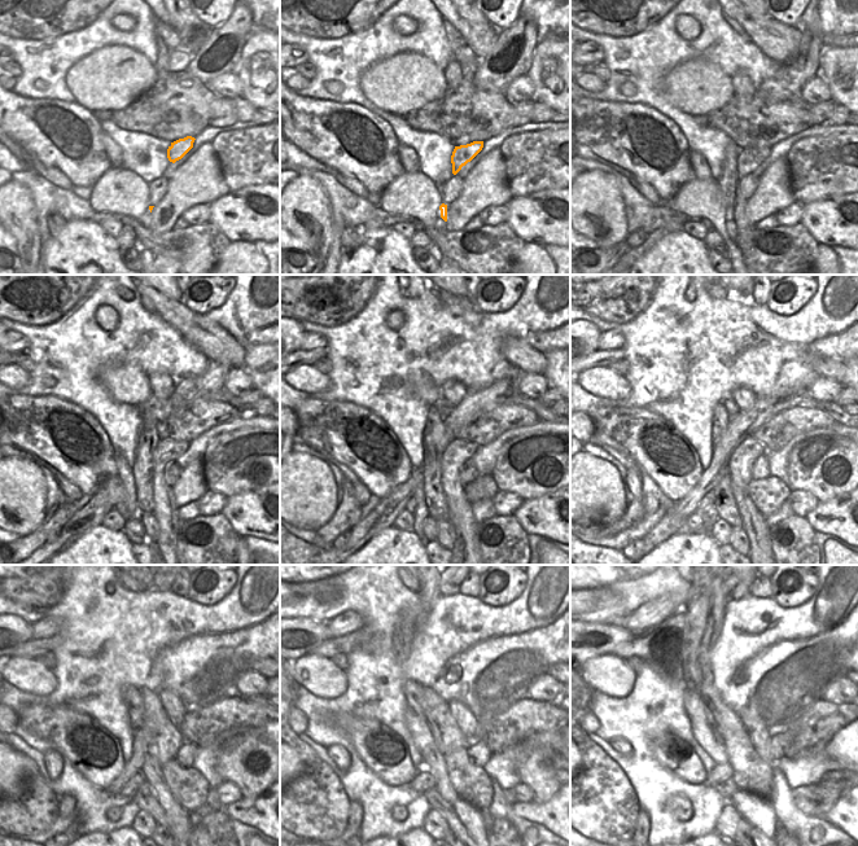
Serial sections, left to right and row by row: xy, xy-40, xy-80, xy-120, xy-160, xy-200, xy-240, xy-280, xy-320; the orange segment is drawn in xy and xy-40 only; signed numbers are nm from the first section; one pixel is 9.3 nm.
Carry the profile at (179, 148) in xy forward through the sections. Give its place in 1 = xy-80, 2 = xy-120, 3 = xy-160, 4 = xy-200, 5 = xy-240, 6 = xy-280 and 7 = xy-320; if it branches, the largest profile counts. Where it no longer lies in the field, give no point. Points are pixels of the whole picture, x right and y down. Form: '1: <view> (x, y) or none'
1: xy-80 (749, 158)
2: xy-120 (169, 450)
3: xy-160 (458, 451)
4: xy-200 (740, 463)
5: xy-240 (166, 739)
6: xy-280 (436, 733)
7: xy-320 (712, 720)

